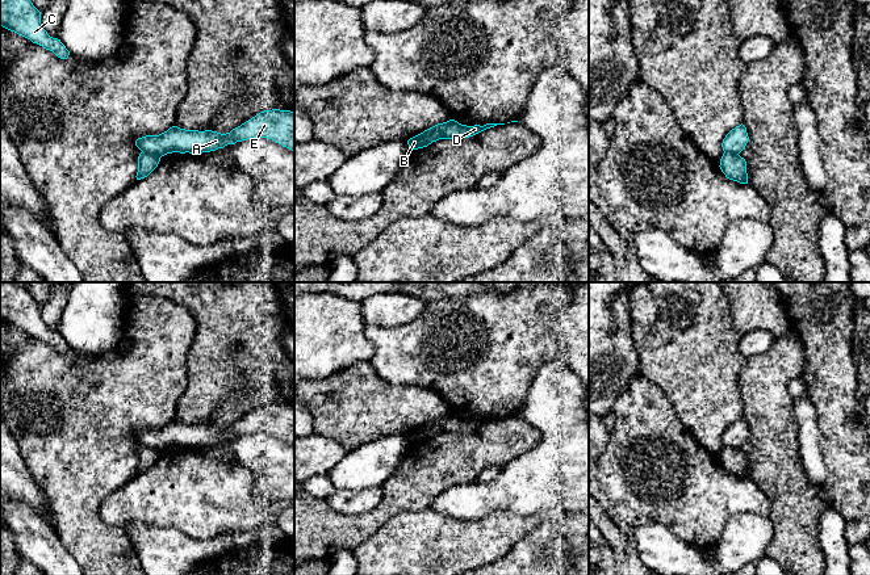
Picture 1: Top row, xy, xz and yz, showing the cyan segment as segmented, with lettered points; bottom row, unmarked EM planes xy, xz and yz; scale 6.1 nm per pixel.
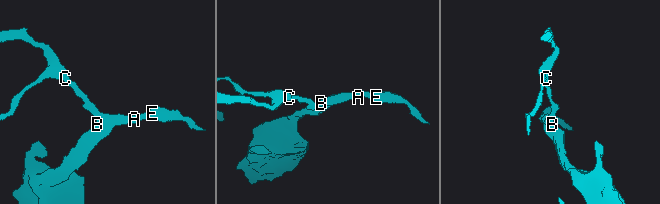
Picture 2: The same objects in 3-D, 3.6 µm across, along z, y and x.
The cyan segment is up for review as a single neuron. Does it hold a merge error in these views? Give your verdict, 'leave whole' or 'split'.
split

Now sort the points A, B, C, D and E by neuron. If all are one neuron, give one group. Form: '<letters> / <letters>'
A C D E / B

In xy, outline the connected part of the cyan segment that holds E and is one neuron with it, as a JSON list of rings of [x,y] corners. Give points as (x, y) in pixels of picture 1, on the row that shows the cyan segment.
[[[280,109],[264,110],[226,134],[212,130],[185,130],[172,126],[159,135],[138,138],[135,146],[142,152],[162,158],[172,152],[210,152],[227,144],[254,138],[268,138],[294,151],[294,112]]]

